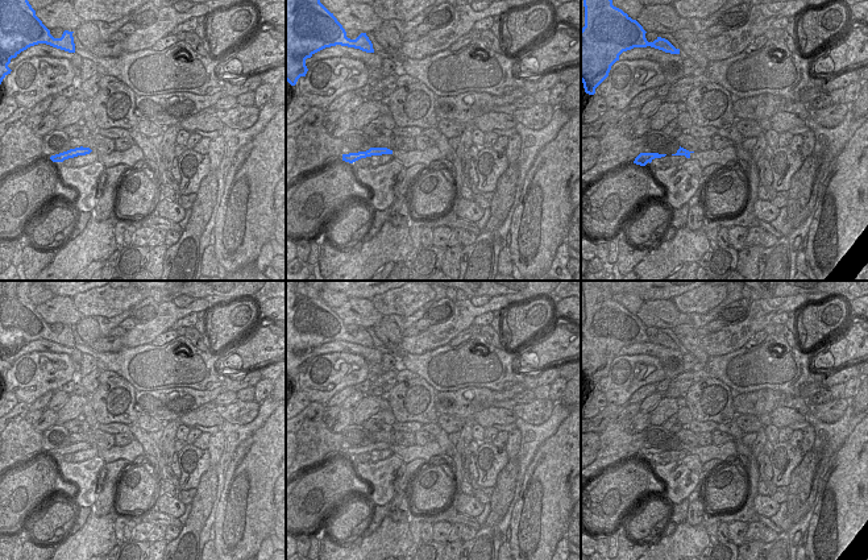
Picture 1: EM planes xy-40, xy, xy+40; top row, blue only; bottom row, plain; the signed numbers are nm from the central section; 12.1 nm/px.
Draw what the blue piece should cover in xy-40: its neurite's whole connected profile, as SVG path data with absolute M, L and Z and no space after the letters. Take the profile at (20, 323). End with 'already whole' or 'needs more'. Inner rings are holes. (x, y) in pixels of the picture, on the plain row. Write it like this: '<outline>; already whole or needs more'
M0 281L0 379L11 369L8 360L21 347L38 339L75 348L74 327L54 333L28 296L33 281Z; already whole

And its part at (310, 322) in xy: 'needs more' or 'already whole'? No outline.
already whole

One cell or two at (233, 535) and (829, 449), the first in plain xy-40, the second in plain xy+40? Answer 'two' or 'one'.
two

